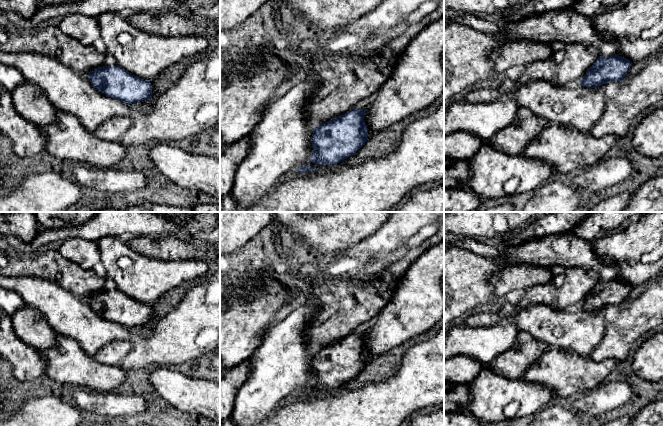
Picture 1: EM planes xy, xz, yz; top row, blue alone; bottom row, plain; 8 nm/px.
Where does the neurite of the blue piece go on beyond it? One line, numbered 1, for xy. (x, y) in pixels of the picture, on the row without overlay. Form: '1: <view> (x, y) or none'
1: none

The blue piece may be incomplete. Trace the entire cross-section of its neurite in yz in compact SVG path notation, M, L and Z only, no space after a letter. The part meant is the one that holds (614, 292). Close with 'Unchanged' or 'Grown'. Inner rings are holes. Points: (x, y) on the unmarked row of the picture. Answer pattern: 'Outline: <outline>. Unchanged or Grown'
Outline: M617 278L600 280L580 304L586 311L598 311L608 306L621 305L629 295L632 286Z. Unchanged

